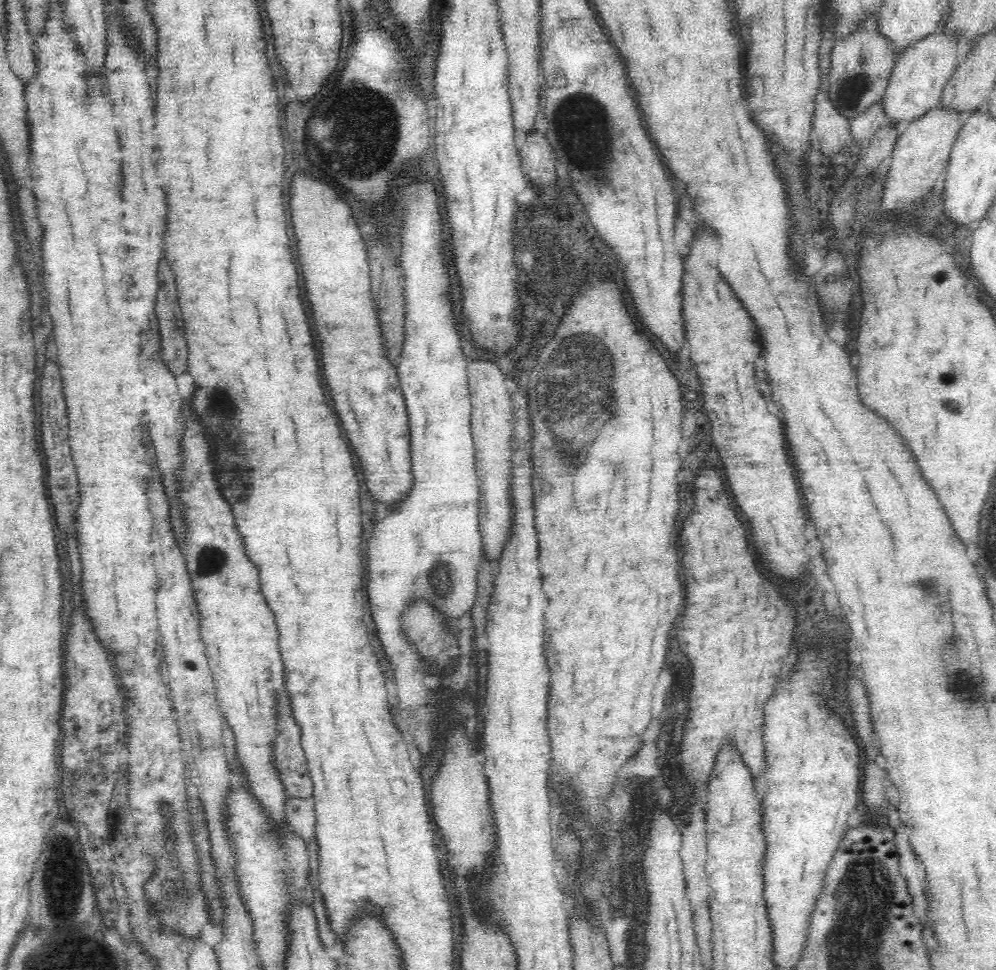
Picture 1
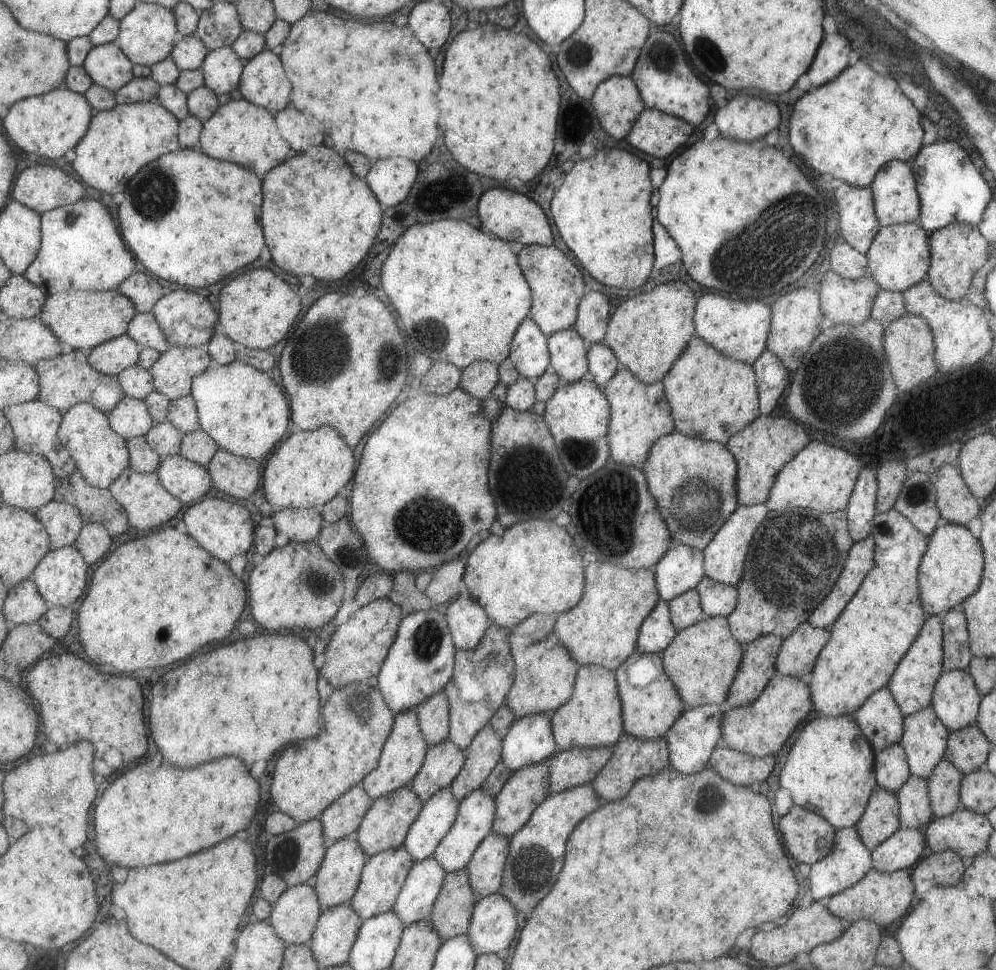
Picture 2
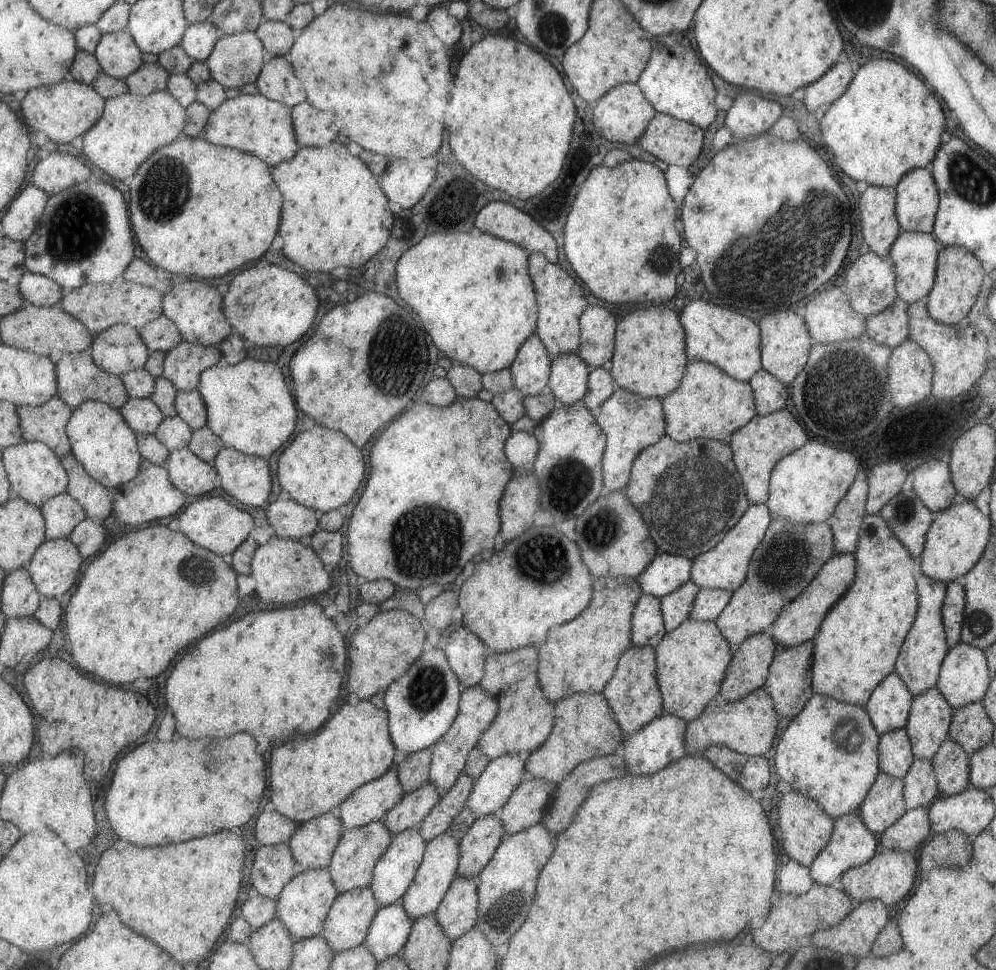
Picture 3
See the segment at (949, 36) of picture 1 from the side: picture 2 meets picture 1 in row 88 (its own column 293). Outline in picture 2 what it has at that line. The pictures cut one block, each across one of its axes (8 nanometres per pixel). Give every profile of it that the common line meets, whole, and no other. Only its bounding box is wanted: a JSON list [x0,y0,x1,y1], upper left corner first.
[269,882,324,944]

